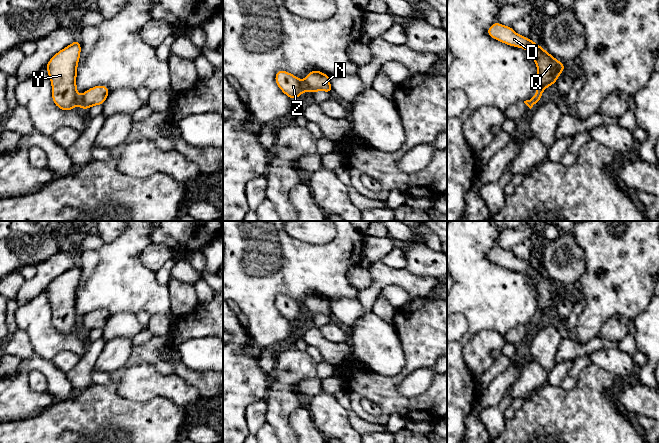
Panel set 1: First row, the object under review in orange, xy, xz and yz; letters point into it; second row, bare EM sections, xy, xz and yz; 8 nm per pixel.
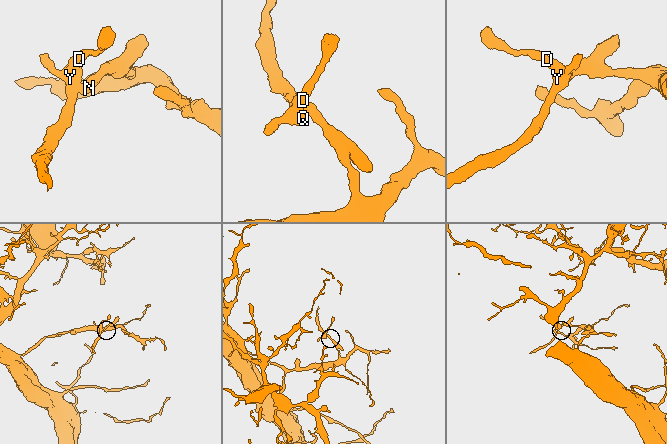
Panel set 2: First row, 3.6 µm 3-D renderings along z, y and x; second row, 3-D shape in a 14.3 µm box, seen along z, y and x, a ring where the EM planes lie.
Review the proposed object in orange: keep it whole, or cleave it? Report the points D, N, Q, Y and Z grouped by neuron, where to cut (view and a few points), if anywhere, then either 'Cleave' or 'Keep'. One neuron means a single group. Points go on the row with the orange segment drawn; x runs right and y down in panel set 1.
Groups: D Q Y Z / N. Split along xz (301, 82), (305, 90). Cleave

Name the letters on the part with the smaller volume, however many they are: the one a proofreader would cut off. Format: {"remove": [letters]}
{"remove": ["D", "Q", "Y", "Z"]}

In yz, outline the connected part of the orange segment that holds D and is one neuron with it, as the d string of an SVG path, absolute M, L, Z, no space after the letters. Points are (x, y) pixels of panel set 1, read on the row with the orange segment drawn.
M499 22L493 23L487 30L489 37L504 44L525 49L534 59L537 67L536 101L542 100L542 92L549 86L556 84L559 75L566 69L565 65L545 51L542 46L517 34L511 26L504 26Z

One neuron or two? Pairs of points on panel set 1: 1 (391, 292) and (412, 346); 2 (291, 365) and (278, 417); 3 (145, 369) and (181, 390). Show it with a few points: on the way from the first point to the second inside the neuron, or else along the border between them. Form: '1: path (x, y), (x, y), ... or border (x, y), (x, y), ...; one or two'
1: border (412, 299), (397, 309); two
2: path (285, 378), (281, 385), (280, 404); one
3: path (154, 378), (161, 385), (172, 386); one

